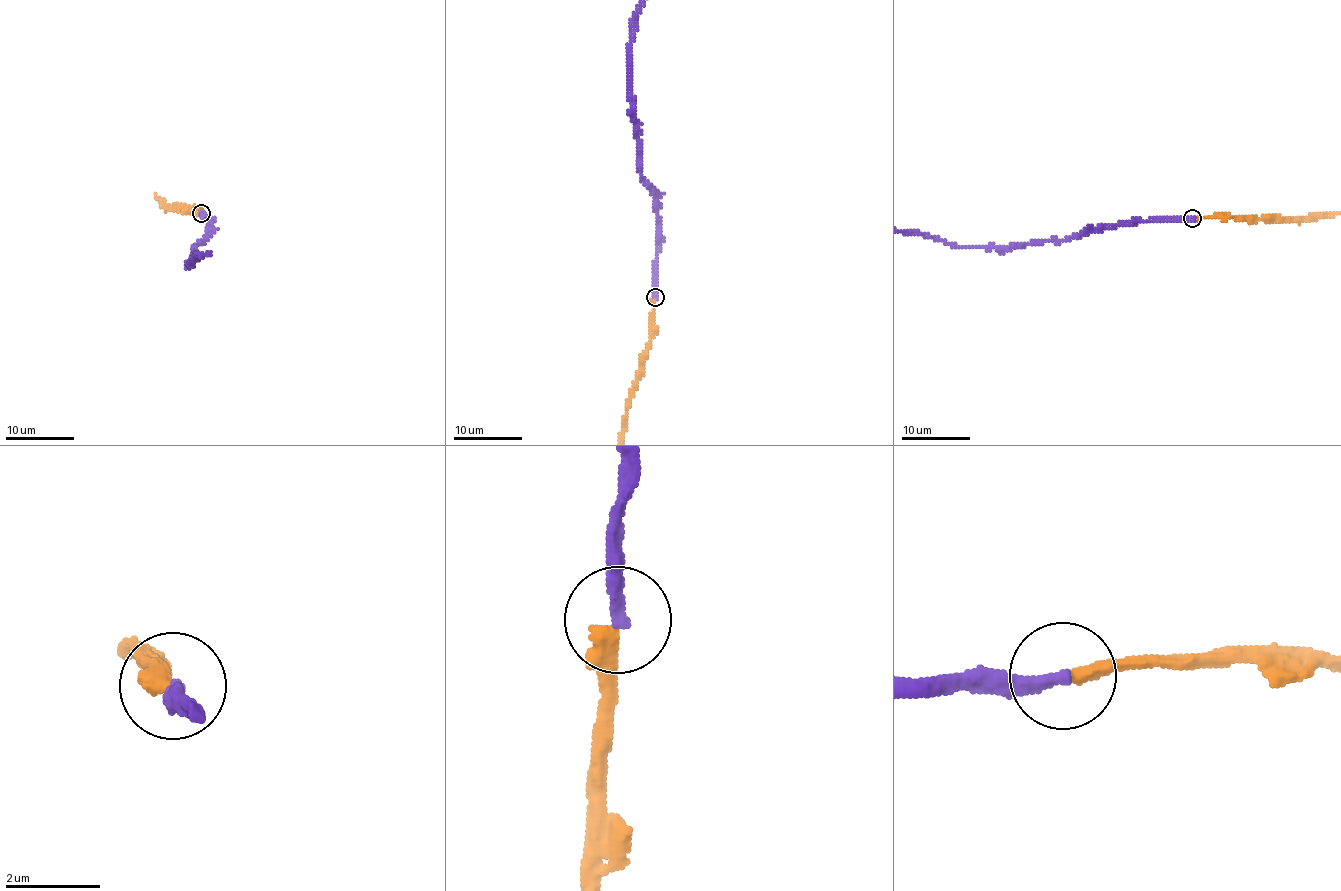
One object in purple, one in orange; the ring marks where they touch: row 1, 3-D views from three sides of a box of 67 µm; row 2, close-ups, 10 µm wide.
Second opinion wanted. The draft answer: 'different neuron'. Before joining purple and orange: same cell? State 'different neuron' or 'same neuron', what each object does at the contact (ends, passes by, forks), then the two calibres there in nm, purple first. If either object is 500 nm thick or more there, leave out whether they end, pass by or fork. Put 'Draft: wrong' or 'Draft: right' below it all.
different neuron; purple ends; orange ends; calibres 300 and 360 nm
Draft: right

